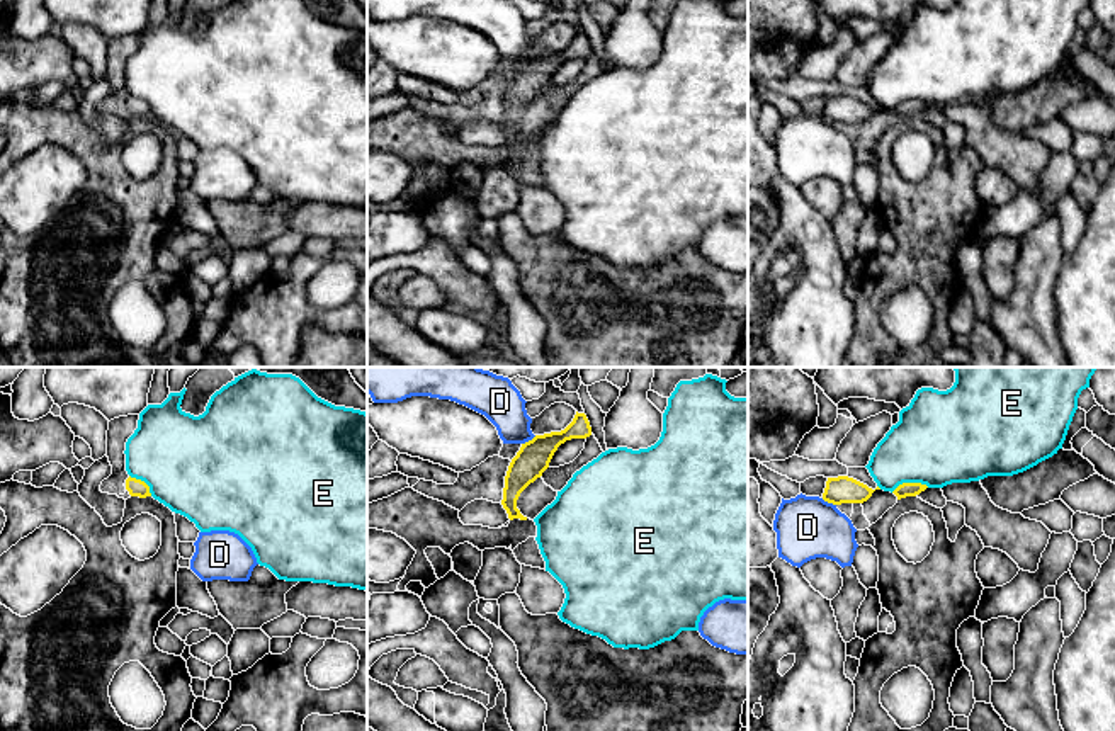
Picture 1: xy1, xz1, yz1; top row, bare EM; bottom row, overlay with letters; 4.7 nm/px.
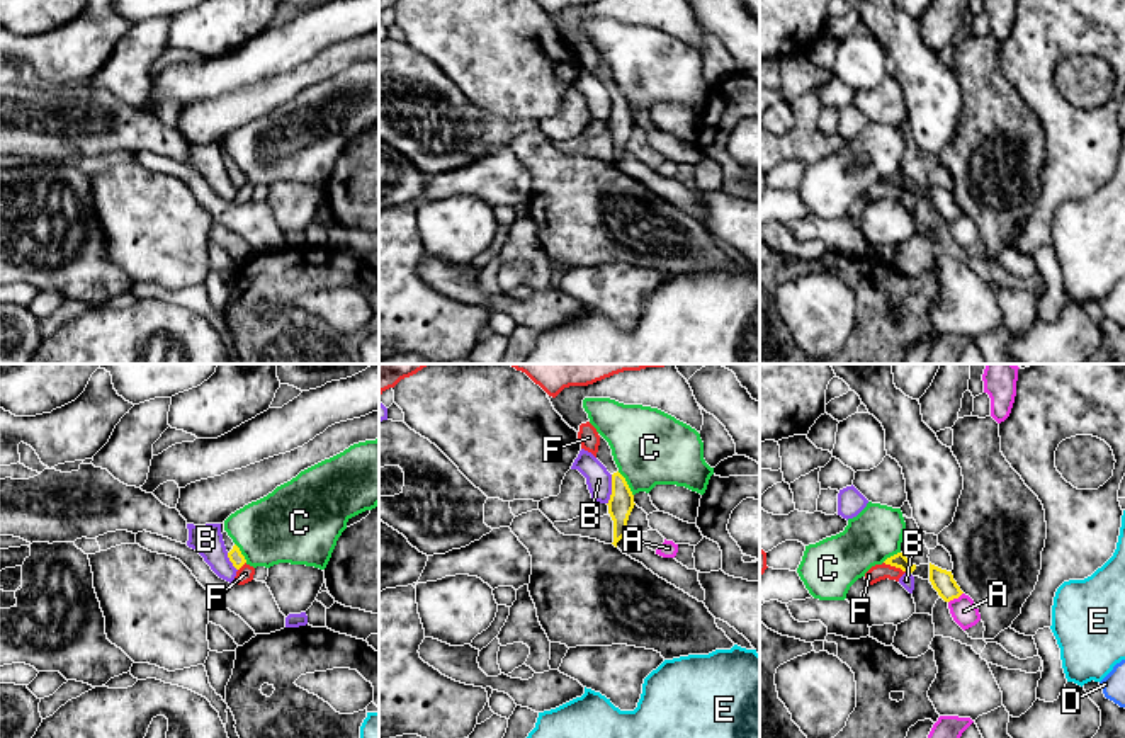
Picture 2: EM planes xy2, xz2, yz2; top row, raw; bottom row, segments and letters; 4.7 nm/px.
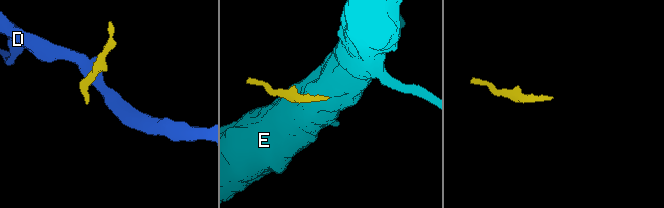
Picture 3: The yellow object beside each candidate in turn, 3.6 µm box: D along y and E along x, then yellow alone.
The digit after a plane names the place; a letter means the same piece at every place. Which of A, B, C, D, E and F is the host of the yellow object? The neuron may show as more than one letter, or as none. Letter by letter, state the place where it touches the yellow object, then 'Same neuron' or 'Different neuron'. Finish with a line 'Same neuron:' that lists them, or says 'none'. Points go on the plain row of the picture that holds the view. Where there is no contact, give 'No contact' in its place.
A: Touches yellow at yz2 (955, 216). Different neuron
B: Touches yellow at xz2 (612, 109). Different neuron
C: Touches yellow at xz2 (626, 102). Different neuron
D: Touches yellow at xz1 (529, 60). Different neuron
E: Touches yellow at yz1 (910, 102). Different neuron
F: Touches yellow at yz2 (896, 186). Different neuron
Same neuron: none

